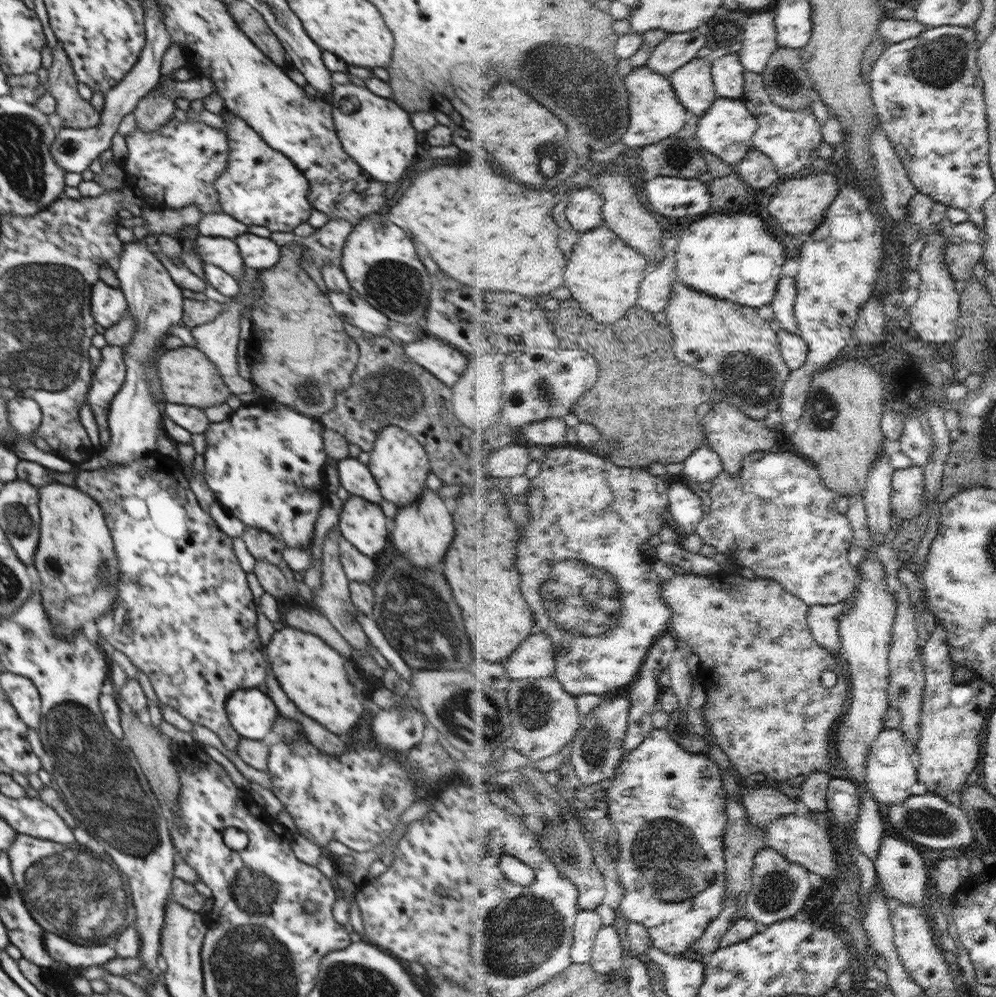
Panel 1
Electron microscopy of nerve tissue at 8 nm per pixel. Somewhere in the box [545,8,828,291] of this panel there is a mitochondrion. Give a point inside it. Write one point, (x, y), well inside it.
(784, 81)

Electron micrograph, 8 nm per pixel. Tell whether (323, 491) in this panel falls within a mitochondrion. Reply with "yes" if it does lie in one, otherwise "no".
no

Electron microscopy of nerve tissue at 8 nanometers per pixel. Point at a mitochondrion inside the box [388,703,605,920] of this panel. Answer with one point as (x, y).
(568, 856)

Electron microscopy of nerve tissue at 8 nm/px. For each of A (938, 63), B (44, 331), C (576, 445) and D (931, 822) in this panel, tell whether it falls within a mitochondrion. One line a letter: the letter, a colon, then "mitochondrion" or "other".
A: mitochondrion
B: mitochondrion
C: other
D: mitochondrion

